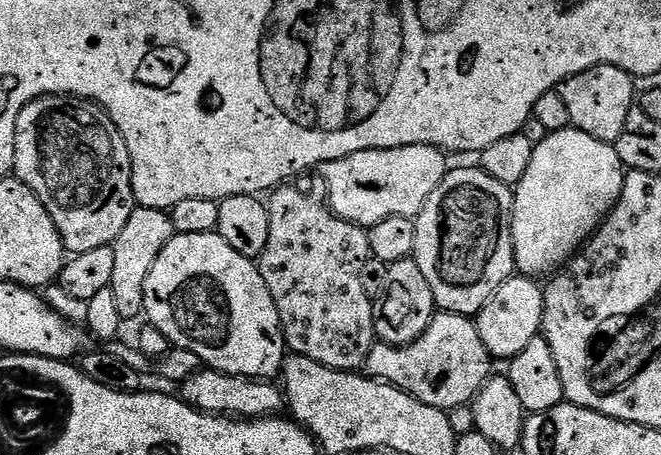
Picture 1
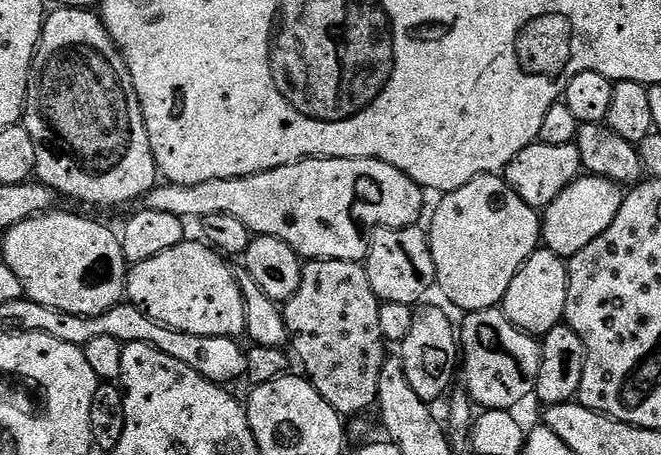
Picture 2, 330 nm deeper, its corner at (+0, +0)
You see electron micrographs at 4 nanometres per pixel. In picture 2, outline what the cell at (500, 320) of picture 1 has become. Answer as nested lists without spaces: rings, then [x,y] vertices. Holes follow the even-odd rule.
[[[541,246],[520,267],[518,274],[514,274],[514,282],[510,282],[510,290],[506,290],[504,295],[502,310],[515,328],[530,336],[543,338],[564,320],[567,289],[568,266],[565,257]]]

